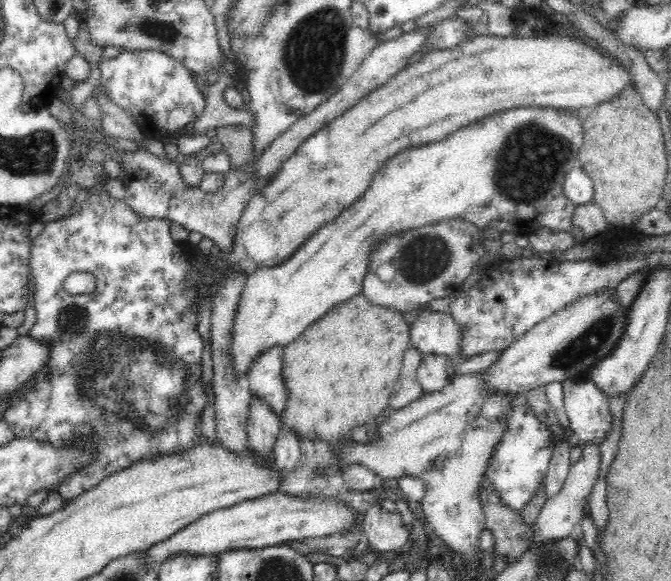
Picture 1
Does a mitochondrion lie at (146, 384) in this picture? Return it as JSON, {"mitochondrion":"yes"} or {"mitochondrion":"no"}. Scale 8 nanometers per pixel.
{"mitochondrion":"yes"}

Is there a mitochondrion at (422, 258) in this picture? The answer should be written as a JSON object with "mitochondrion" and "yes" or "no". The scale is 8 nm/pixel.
{"mitochondrion":"yes"}

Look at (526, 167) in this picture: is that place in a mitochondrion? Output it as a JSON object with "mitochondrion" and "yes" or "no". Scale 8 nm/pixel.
{"mitochondrion":"yes"}

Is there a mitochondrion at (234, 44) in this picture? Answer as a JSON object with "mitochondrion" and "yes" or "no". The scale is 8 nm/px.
{"mitochondrion":"no"}

